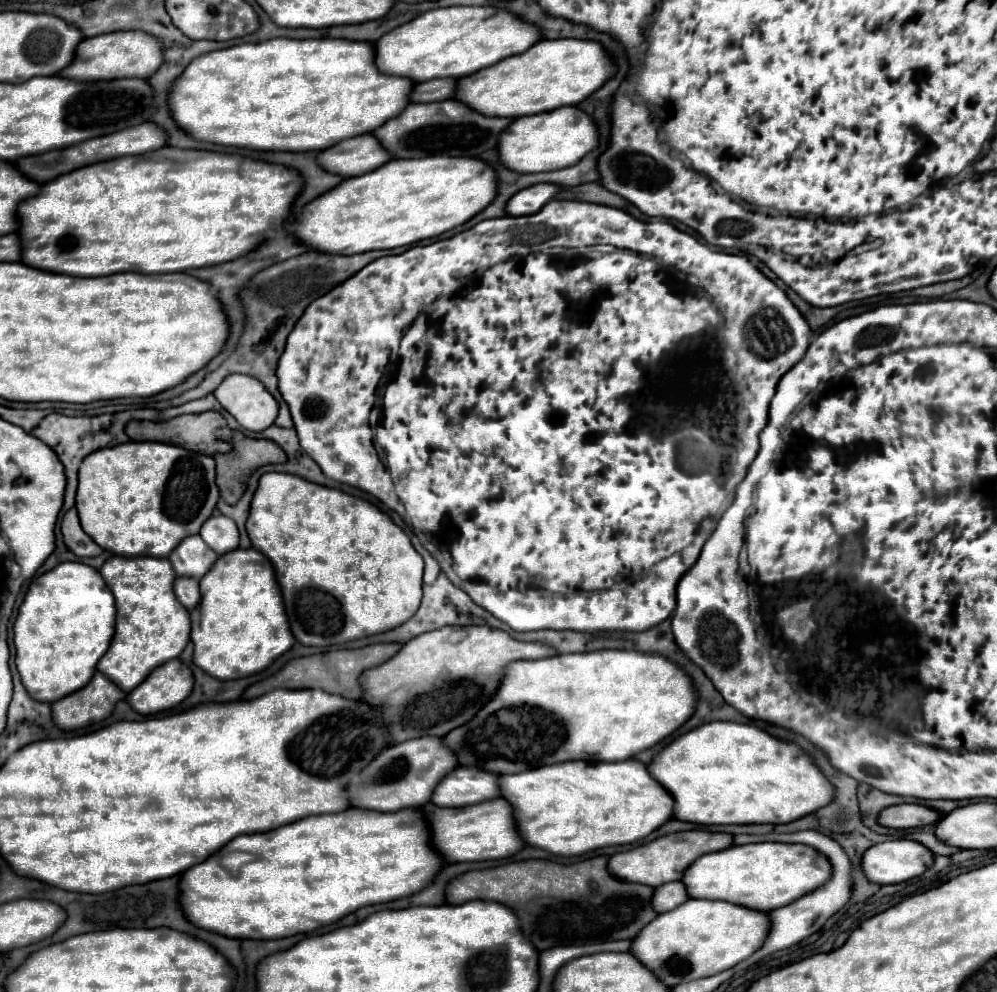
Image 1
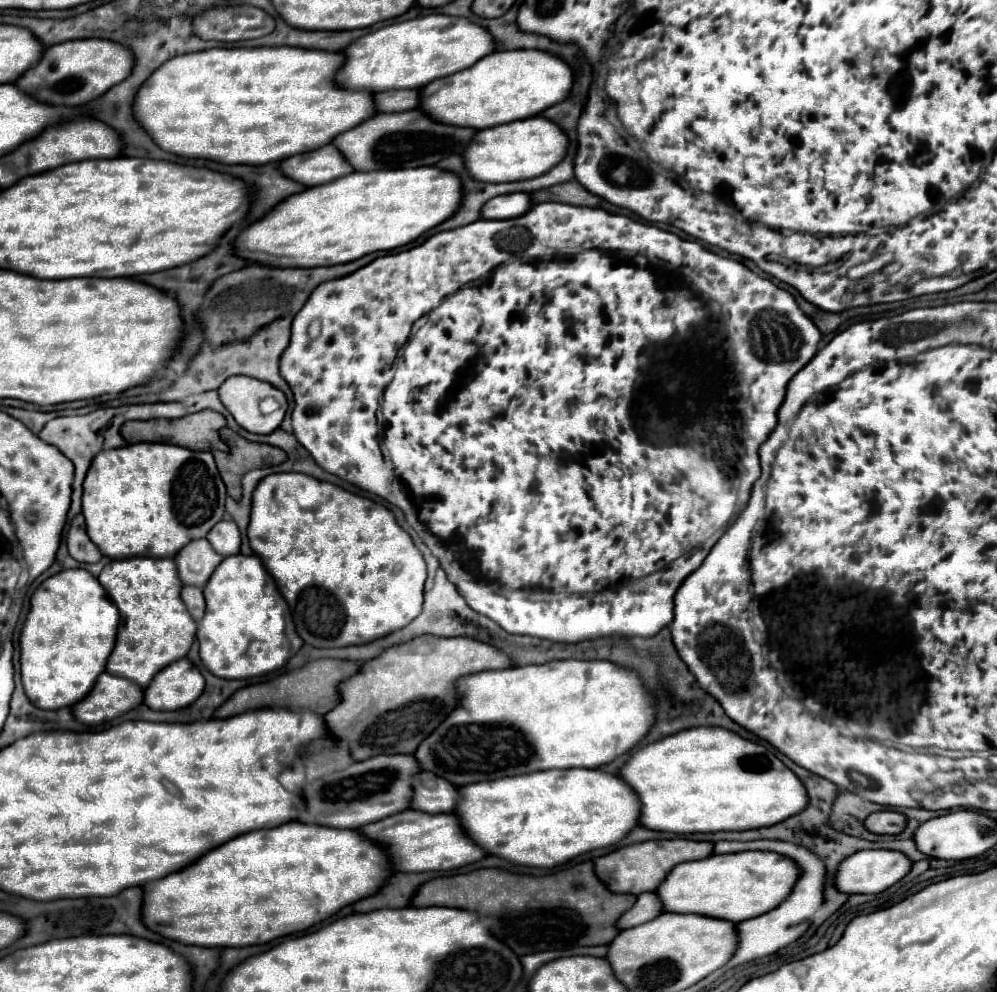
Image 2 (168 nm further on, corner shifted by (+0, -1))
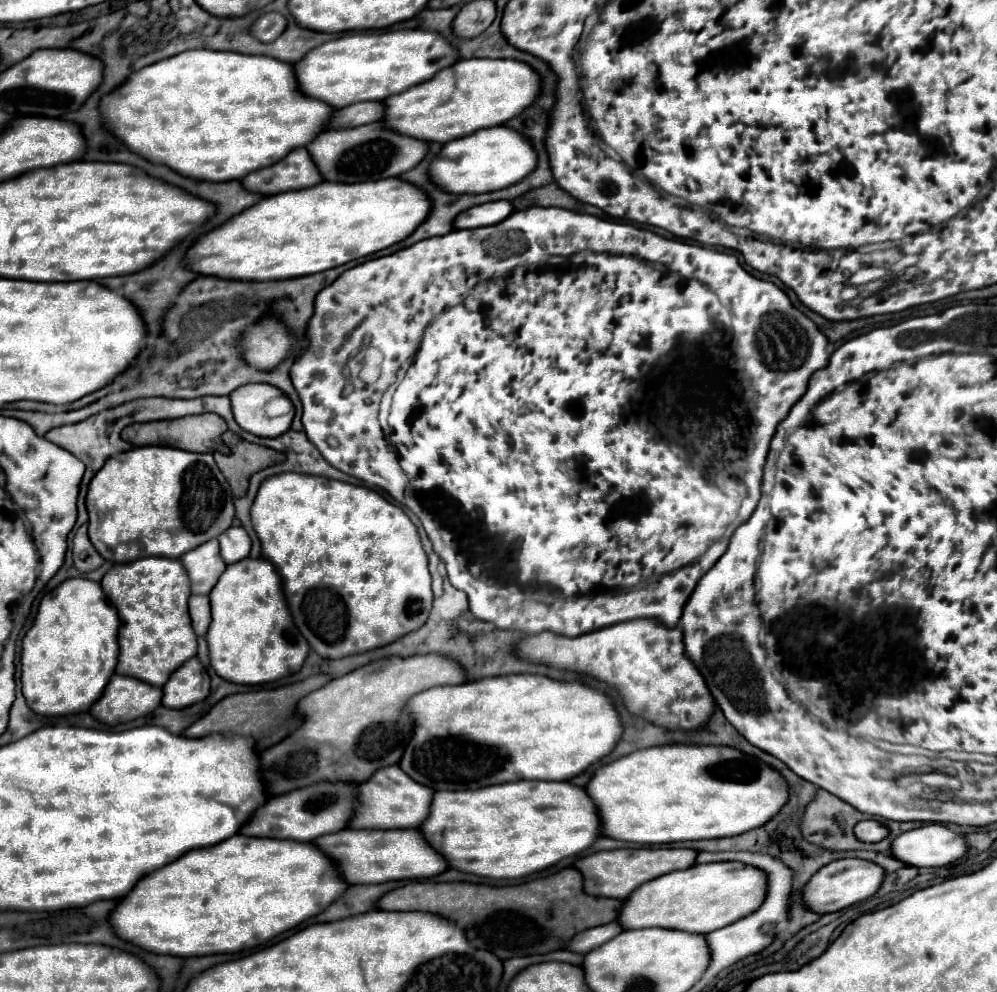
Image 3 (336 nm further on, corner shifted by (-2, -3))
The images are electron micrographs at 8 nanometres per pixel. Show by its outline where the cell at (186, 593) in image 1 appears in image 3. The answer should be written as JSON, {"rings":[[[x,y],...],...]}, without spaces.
{"rings":[[[192,595],[190,597],[190,617],[192,617],[192,627],[194,631],[204,637],[208,627],[210,627],[210,621],[212,621],[212,615],[210,615],[210,599],[206,595]]]}

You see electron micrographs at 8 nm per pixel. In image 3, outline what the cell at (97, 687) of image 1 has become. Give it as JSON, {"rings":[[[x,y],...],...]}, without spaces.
{"rings":[[[114,675],[104,689],[104,695],[94,703],[92,713],[106,725],[132,721],[160,705],[160,687],[152,687],[134,677]]]}

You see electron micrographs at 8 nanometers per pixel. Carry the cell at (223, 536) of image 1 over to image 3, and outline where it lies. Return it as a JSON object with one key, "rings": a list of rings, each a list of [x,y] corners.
{"rings":[[[230,527],[230,529],[226,529],[218,537],[218,541],[220,541],[222,559],[224,559],[226,565],[246,559],[248,553],[250,553],[250,547],[252,547],[250,537],[248,537],[244,527]]]}

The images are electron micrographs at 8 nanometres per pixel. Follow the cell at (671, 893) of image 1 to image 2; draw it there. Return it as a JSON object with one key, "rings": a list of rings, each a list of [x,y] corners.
{"rings":[[[654,891],[642,893],[642,895],[638,895],[634,907],[620,917],[618,925],[620,925],[622,929],[624,929],[624,927],[636,927],[638,923],[646,923],[646,921],[650,921],[650,919],[656,919],[656,917],[662,915],[662,913],[664,913],[664,905],[662,905],[660,897],[658,897]]]}

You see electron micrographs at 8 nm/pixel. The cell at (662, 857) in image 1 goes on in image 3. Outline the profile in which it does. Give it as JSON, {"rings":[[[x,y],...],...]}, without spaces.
{"rings":[[[616,849],[616,851],[598,851],[586,855],[574,863],[574,867],[584,877],[584,893],[604,895],[614,899],[626,899],[636,887],[646,881],[652,881],[660,875],[688,869],[694,865],[696,853],[692,849]]]}

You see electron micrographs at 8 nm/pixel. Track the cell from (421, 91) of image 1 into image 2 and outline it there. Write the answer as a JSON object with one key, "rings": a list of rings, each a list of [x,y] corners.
{"rings":[[[382,91],[378,95],[374,95],[376,101],[376,109],[380,113],[388,113],[388,111],[410,111],[420,107],[420,91]]]}

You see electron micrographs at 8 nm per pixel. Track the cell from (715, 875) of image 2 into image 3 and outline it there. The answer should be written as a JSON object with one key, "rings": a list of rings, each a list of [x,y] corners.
{"rings":[[[706,863],[672,871],[656,881],[648,881],[624,899],[616,921],[624,921],[624,929],[680,929],[688,933],[716,931],[748,913],[756,911],[766,895],[766,875],[744,863]]]}

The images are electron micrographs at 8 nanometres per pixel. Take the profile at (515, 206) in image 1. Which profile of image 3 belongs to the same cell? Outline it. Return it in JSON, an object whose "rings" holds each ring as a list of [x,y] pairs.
{"rings":[[[492,201],[492,203],[484,203],[484,205],[476,205],[470,207],[468,211],[462,211],[452,227],[454,229],[474,229],[474,227],[488,227],[494,223],[500,223],[502,219],[506,219],[512,213],[512,203],[508,201]]]}

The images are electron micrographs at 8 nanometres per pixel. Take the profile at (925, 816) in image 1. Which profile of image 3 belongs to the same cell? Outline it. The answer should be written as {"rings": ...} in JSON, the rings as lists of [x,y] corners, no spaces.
{"rings":[[[870,819],[870,821],[860,821],[856,827],[854,827],[854,835],[858,841],[864,841],[864,843],[876,843],[876,841],[882,841],[886,835],[888,835],[888,829]]]}

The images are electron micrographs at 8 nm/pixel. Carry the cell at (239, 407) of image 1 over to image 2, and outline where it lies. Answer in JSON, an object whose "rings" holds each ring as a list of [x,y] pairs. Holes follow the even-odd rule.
{"rings":[[[246,375],[228,377],[220,385],[218,395],[224,407],[232,413],[232,417],[236,409],[236,423],[250,433],[272,433],[280,425],[288,407],[287,399],[282,391],[278,391],[266,381],[258,381]],[[264,397],[274,397],[280,403],[280,409],[270,415],[264,415],[260,411],[260,401]]]}

